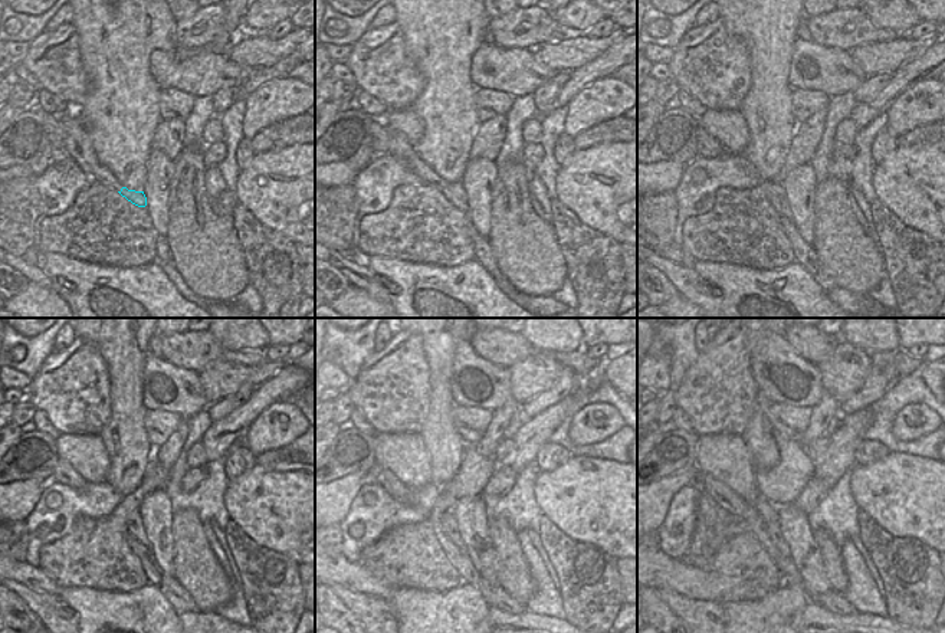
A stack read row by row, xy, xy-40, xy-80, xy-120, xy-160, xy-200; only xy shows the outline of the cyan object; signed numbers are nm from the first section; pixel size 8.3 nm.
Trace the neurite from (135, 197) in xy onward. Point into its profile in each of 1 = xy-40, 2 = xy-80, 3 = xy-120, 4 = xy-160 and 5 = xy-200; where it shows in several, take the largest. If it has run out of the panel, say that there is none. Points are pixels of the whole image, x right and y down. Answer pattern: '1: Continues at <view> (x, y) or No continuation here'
1: Continues at xy-40 (455, 193)
2: Continues at xy-80 (775, 194)
3: Continues at xy-120 (134, 525)
4: Continues at xy-160 (449, 525)
5: Continues at xy-200 (773, 530).

